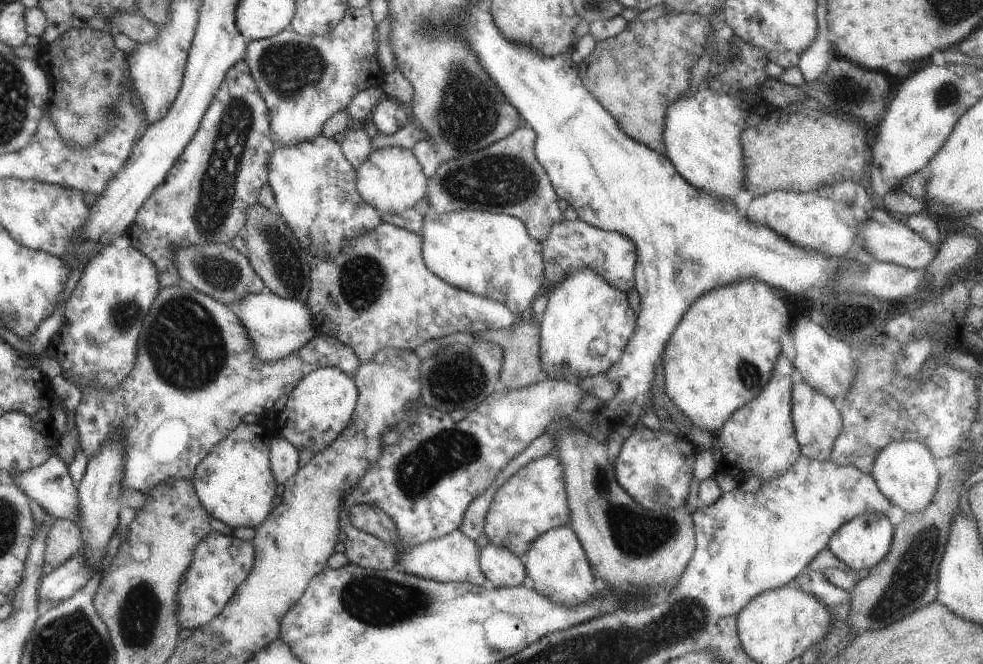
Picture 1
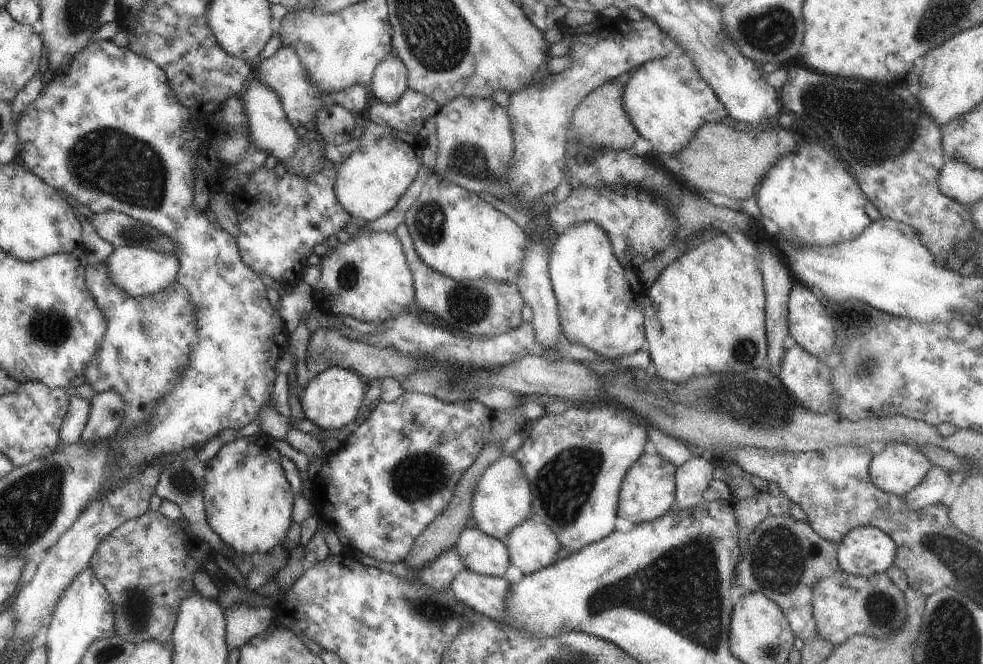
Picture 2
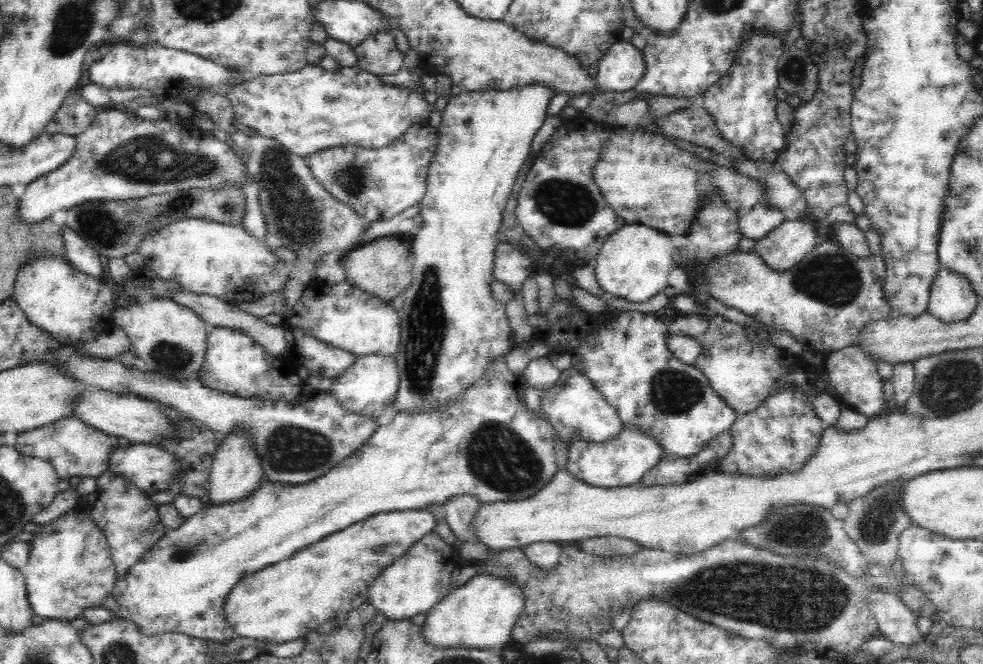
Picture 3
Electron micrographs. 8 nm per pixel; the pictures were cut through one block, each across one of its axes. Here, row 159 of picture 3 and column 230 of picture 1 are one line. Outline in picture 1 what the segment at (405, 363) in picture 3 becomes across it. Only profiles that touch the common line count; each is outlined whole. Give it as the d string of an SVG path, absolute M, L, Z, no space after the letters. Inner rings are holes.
M263 421L240 423L208 456L198 464L192 476L196 496L212 518L230 528L255 528L274 508L274 496L281 489L270 468L269 444L276 434Z

